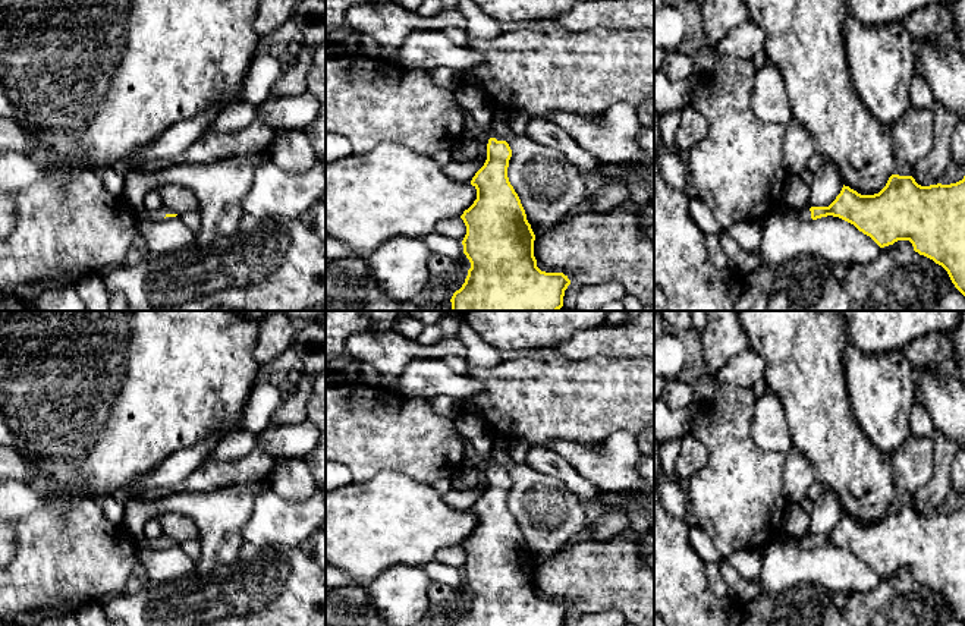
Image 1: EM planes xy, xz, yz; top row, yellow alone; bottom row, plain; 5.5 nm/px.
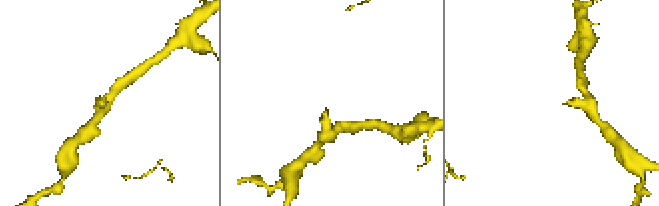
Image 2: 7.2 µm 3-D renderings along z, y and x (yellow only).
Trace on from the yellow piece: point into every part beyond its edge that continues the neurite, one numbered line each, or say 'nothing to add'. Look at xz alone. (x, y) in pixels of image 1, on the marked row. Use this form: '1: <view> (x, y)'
1: xz (468, 120)

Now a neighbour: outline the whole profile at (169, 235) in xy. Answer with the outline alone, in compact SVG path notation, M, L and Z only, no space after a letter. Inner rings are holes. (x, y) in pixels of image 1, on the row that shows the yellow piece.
M144 214L136 216L136 232L142 235L153 255L166 255L188 246L195 235L185 226L179 216L151 221Z

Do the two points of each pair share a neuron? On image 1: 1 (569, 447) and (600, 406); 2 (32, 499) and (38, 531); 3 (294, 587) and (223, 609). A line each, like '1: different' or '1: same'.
1: different
2: different
3: same

